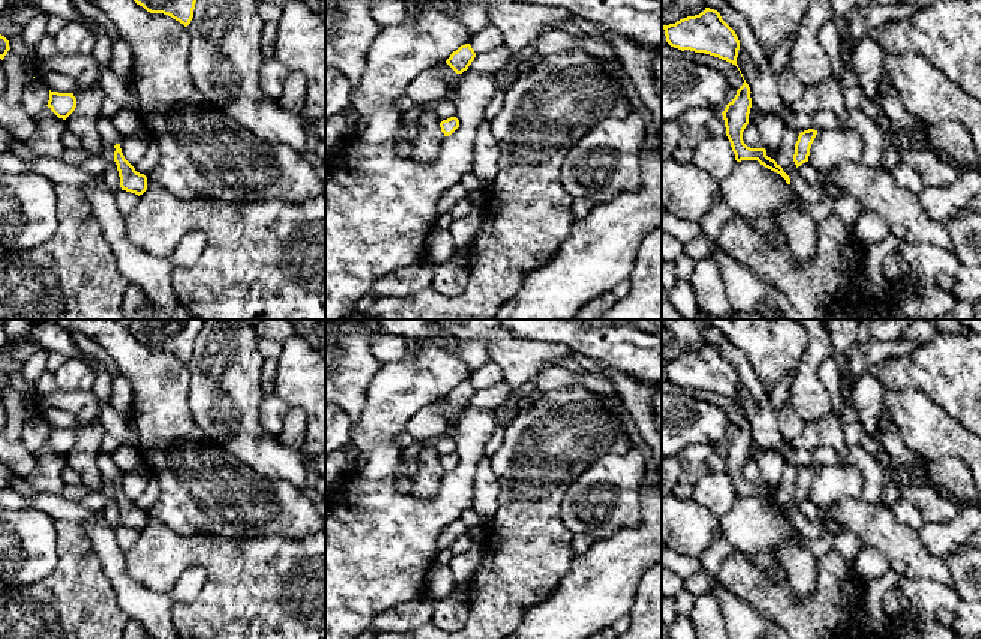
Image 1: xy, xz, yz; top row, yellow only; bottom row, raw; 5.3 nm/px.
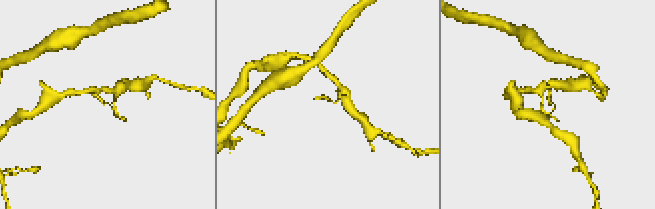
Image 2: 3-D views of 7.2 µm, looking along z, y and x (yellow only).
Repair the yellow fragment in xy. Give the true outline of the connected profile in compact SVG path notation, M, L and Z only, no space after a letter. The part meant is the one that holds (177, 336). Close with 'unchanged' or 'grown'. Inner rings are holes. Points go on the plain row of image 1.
M132 320L130 334L150 350L164 350L188 363L206 320Z; unchanged

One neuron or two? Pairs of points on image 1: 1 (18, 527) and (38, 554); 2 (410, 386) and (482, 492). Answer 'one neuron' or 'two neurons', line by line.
1: one neuron
2: two neurons

